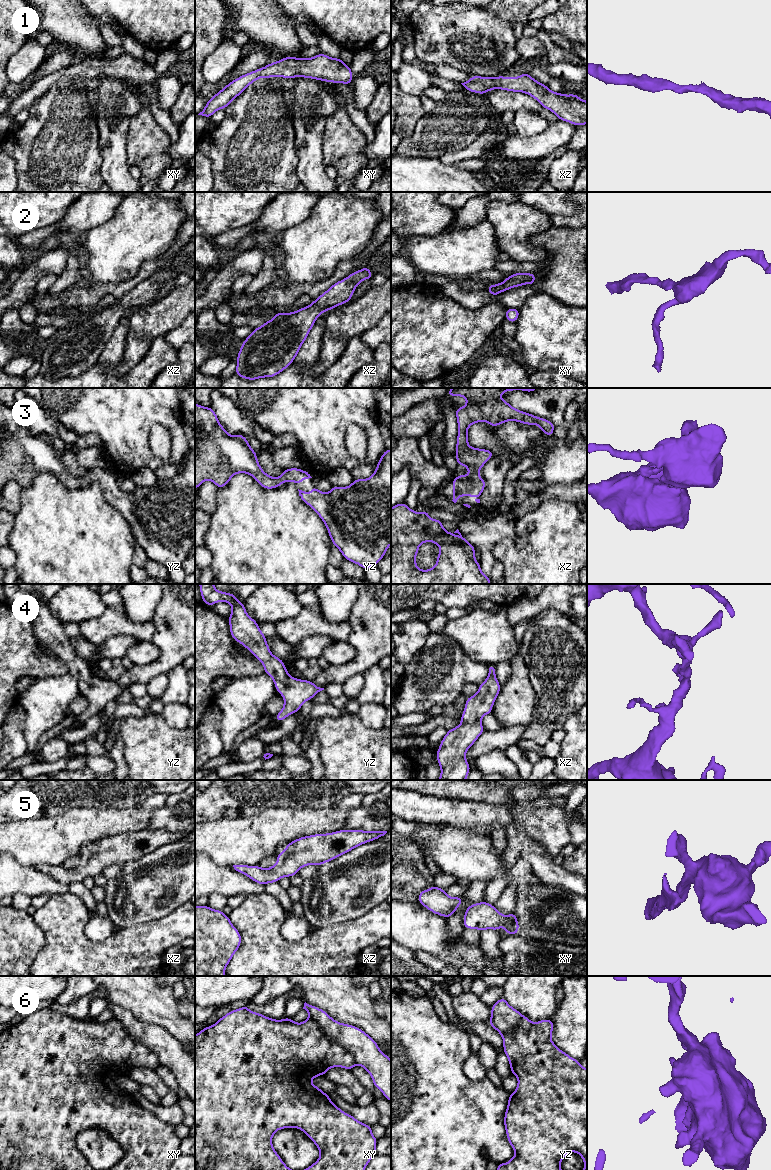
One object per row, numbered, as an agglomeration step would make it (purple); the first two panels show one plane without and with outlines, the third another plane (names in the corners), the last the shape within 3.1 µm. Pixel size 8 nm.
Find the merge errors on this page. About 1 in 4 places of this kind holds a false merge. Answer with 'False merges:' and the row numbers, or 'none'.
False merges: none

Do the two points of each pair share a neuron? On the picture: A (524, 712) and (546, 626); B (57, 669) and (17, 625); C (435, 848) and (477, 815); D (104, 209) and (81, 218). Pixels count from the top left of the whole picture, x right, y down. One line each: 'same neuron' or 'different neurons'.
A: different neurons
B: same neuron
C: different neurons
D: same neuron

